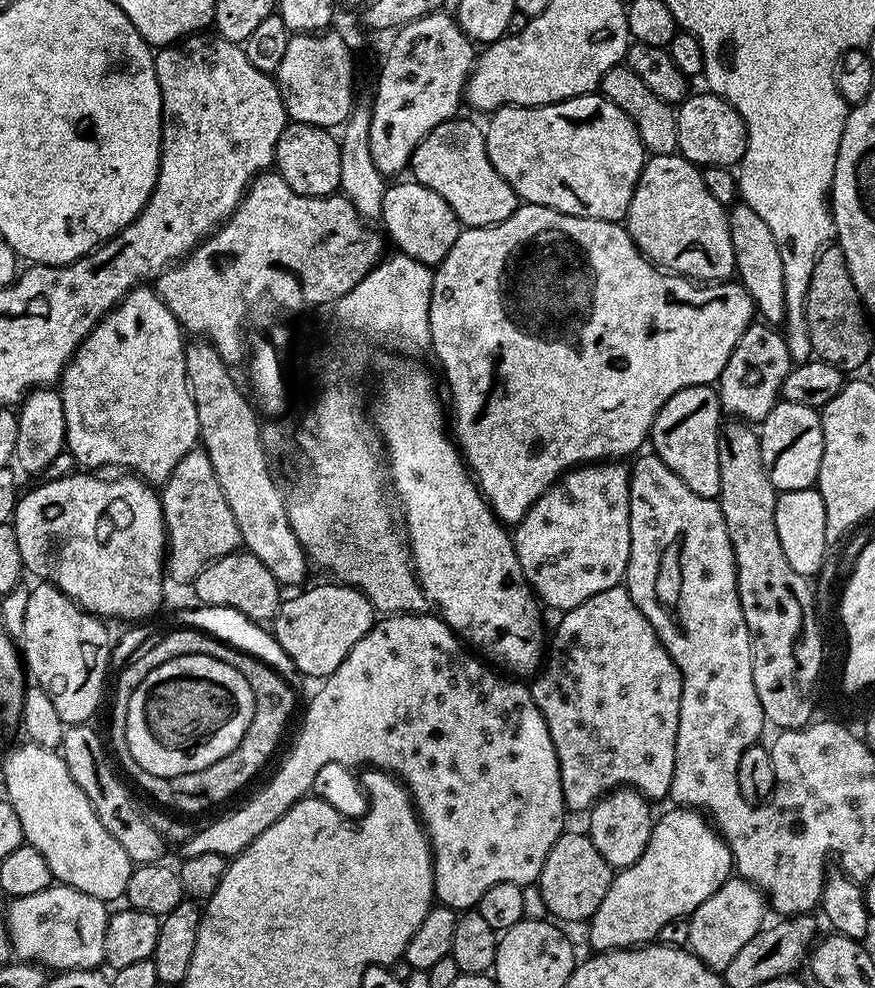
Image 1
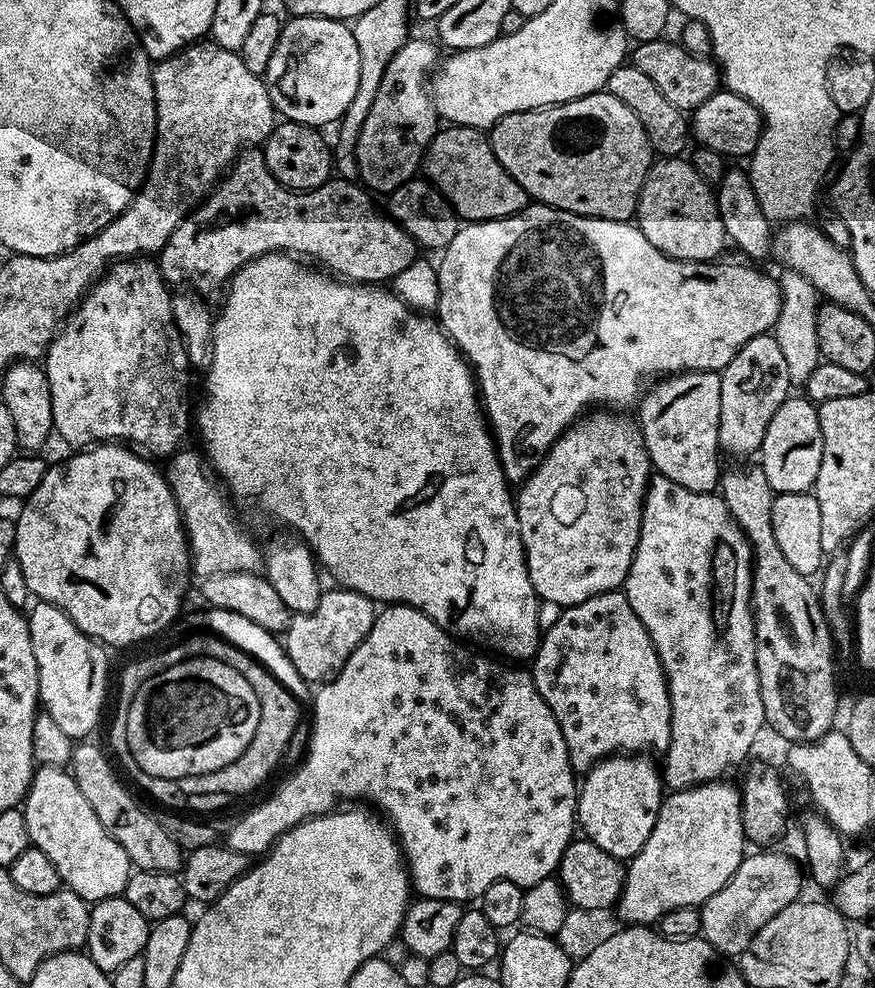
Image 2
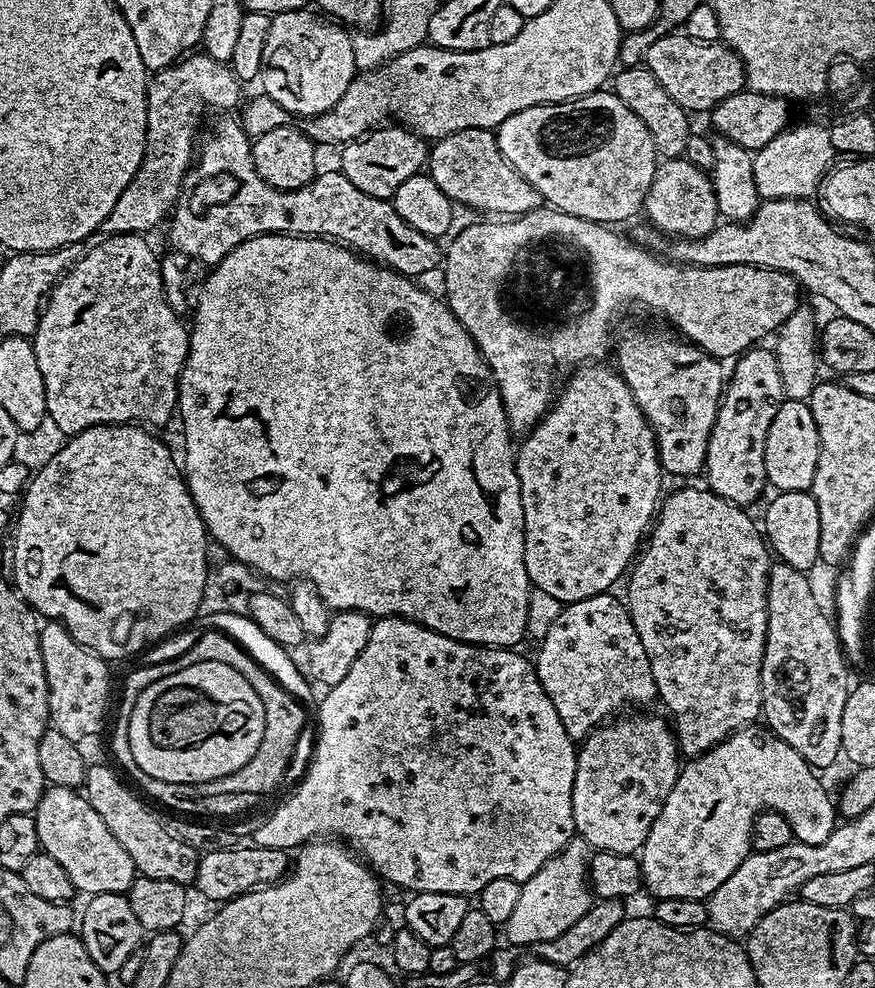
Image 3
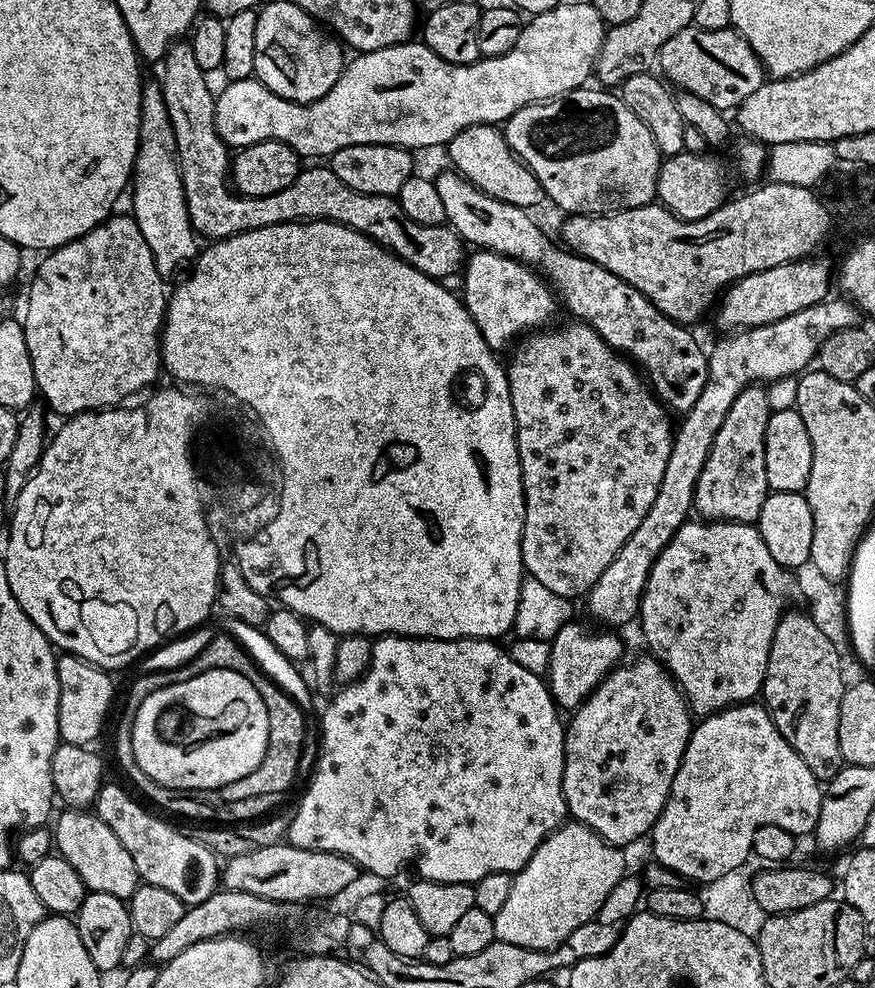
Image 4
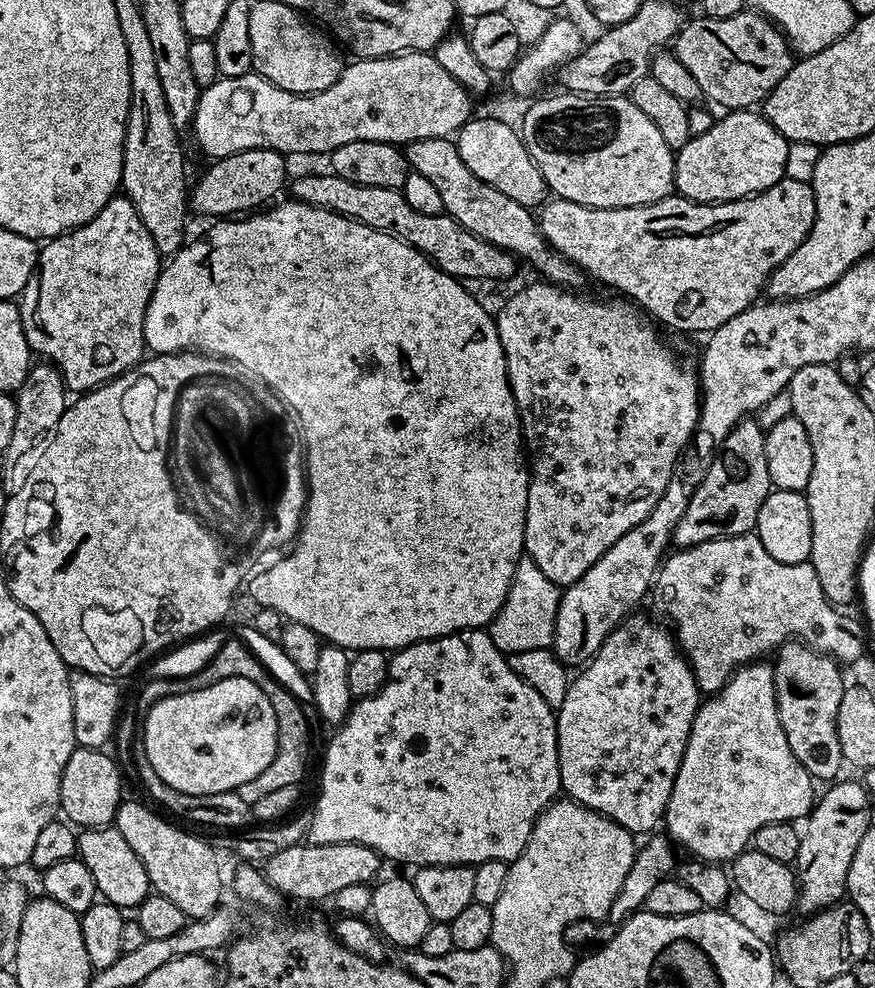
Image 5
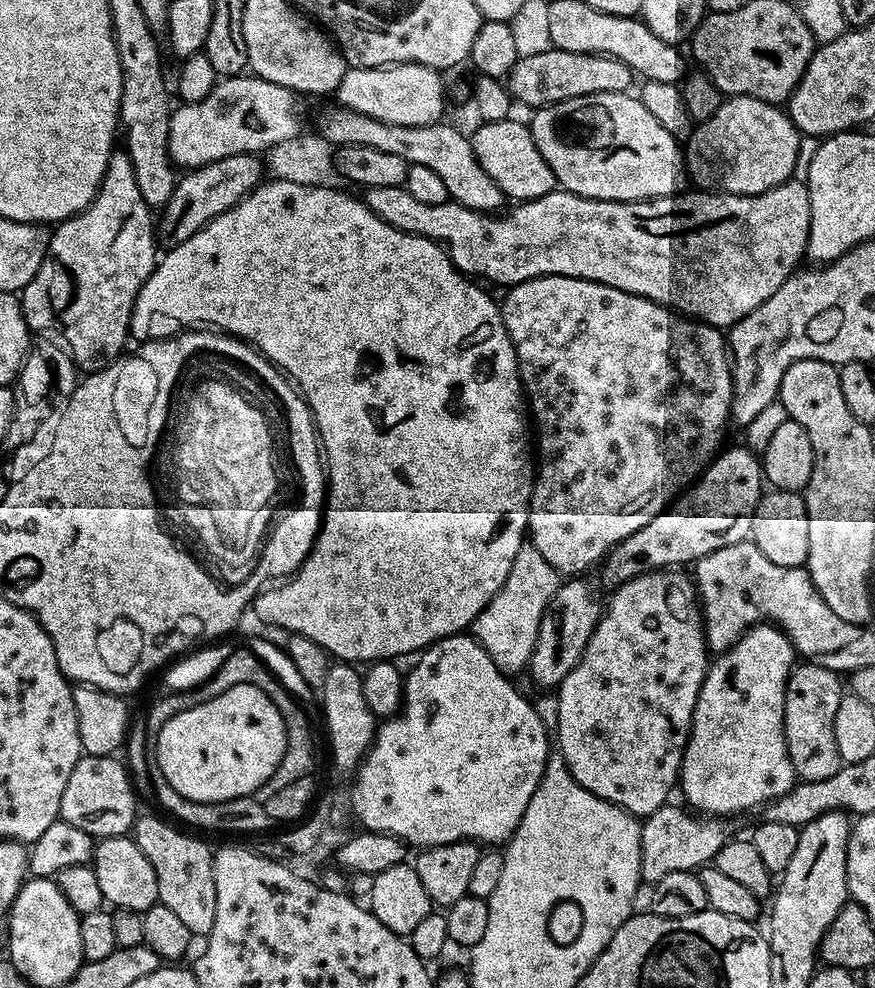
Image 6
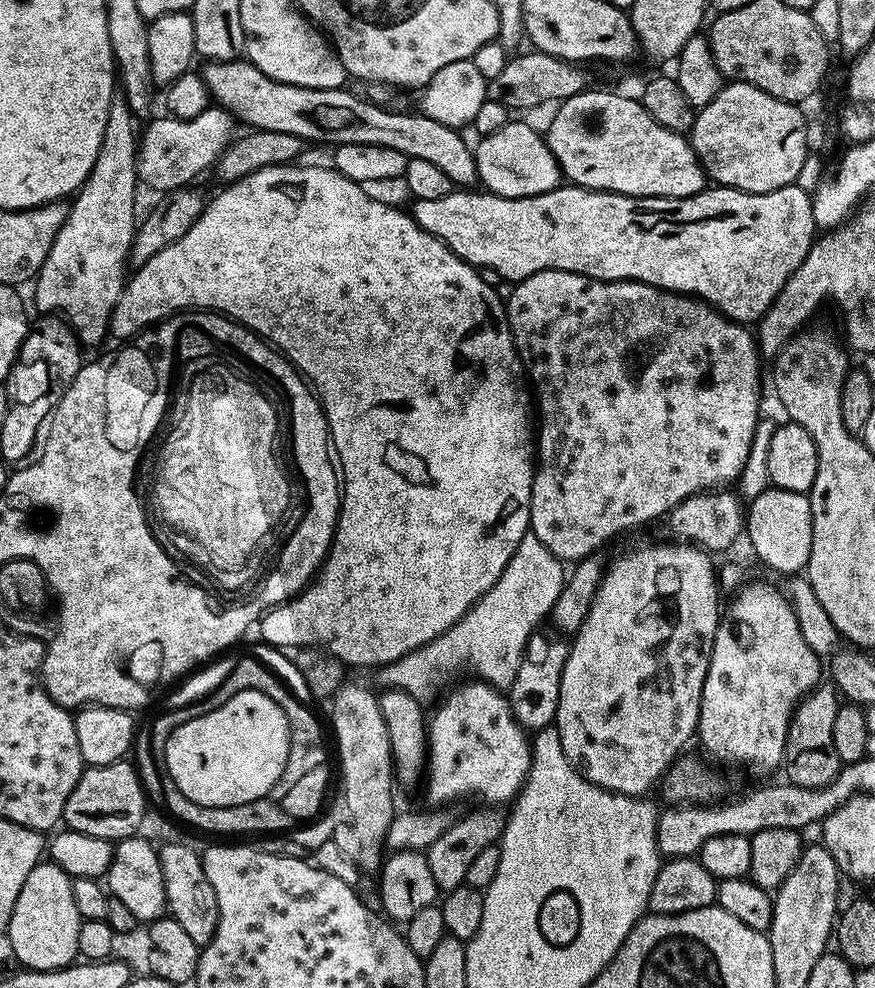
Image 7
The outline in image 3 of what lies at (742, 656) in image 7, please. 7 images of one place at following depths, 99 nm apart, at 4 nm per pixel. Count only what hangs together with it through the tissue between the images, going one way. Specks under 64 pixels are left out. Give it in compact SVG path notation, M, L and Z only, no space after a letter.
M756 726L740 728L733 736L726 737L723 742L711 748L709 752L703 752L700 756L691 757L681 767L678 778L674 782L674 786L658 814L658 818L654 818L654 826L650 826L650 834L646 838L644 847L638 853L643 887L645 889L649 888L656 900L694 898L695 900L707 901L708 897L714 894L714 890L718 890L718 886L722 886L722 882L726 882L726 878L730 878L730 874L734 874L734 870L738 870L738 866L742 866L742 862L747 858L749 852L752 851L752 823L759 812L777 812L782 814L782 818L786 818L786 822L790 822L792 835L799 843L821 844L826 842L826 838L830 838L830 834L835 830L838 823L837 805L834 803L832 796L831 798L828 797L828 792L824 789L823 782L816 777L819 776L817 769L806 763L802 758L802 754L798 754L798 750L791 748L787 742L769 734L767 731L764 732L759 732Z

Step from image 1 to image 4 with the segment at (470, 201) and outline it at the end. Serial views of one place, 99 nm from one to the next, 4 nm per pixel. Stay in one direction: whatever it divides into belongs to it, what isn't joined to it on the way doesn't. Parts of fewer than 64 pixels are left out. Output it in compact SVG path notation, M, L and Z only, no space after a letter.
M475 124L466 126L446 145L448 160L453 169L464 176L474 187L490 194L490 198L498 198L502 202L510 202L510 206L536 210L546 197L538 178L512 153L508 139L503 131L494 124Z

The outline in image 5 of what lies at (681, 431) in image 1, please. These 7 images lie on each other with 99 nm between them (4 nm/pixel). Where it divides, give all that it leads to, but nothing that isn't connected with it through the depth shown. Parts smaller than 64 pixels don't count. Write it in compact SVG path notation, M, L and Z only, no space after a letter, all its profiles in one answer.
M449 137L415 140L406 145L403 153L408 159L409 169L422 174L422 178L426 178L437 188L445 213L453 216L467 232L474 234L479 240L498 246L504 252L511 252L523 263L525 260L530 267L537 268L544 275L541 277L547 283L558 284L569 290L583 289L582 286L586 283L584 273L565 256L558 255L545 244L533 209L518 206L514 198L506 198L506 194L482 182L482 178L474 175L470 166L462 162L462 154L458 154L455 143Z

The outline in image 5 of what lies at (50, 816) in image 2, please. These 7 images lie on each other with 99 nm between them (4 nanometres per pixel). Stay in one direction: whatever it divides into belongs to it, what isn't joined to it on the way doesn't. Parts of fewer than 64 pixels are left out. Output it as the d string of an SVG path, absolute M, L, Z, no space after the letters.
M114 826L81 831L78 836L78 858L88 867L90 874L94 874L96 891L107 903L116 904L122 910L135 910L150 895L146 866L142 866L138 854L130 850L126 838L122 838Z

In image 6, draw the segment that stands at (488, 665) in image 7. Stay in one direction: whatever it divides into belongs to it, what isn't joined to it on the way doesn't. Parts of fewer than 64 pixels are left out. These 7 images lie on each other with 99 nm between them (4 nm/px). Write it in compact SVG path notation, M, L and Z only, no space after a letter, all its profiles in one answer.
M525 542L514 558L514 566L510 566L510 574L502 590L494 594L494 598L484 607L482 614L478 614L470 629L470 635L483 646L486 654L490 654L490 658L494 658L494 666L498 666L498 670L513 674L523 673L527 669L534 642L538 638L542 614L560 589L561 583L561 573L556 572L554 566L542 558L542 554L538 554L532 543Z

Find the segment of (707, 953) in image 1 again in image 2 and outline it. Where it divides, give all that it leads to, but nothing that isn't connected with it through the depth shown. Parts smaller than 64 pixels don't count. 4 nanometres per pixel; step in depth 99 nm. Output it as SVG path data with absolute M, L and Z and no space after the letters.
M756 850L753 856L752 853L745 855L730 882L726 882L726 886L722 886L722 890L705 904L699 905L700 936L725 957L739 957L746 946L750 946L754 934L758 934L758 930L762 930L778 910L801 899L799 866L790 857L772 851L776 850Z

